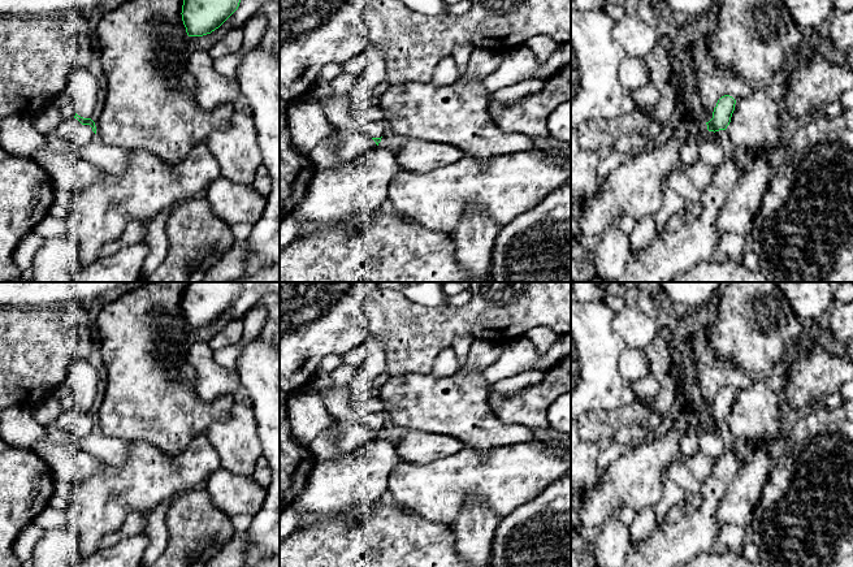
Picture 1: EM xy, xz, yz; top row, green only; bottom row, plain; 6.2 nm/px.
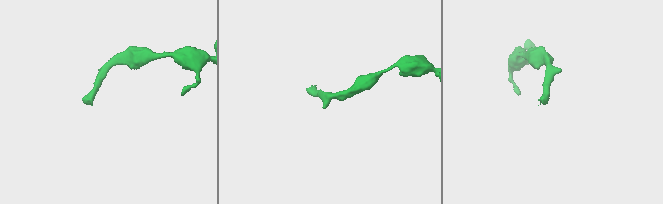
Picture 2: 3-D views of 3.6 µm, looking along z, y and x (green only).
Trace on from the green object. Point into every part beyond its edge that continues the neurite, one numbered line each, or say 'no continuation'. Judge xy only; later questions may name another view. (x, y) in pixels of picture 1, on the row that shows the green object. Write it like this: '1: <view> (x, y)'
1: xy (72, 129)

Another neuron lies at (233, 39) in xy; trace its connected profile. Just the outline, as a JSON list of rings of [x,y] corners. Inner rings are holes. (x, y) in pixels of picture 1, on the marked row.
[[[243,27],[231,29],[211,49],[209,56],[216,60],[237,52],[243,44]]]

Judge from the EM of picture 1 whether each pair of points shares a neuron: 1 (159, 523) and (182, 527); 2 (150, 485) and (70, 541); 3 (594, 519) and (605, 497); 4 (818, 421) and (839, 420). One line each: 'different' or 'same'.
1: different
2: different
3: same
4: same

